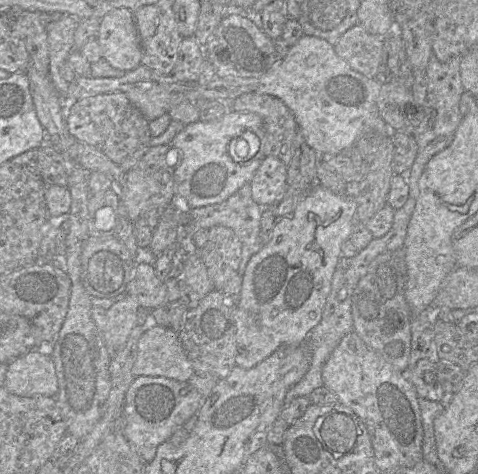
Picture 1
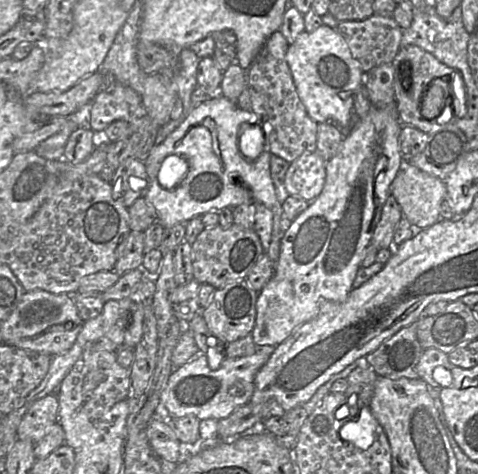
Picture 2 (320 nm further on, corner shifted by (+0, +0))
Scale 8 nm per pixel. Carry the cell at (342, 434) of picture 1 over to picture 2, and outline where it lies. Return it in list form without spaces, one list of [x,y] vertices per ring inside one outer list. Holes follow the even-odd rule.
[[[364,407],[357,416],[341,427],[340,438],[362,450],[369,448],[375,440],[375,419],[369,407]]]

